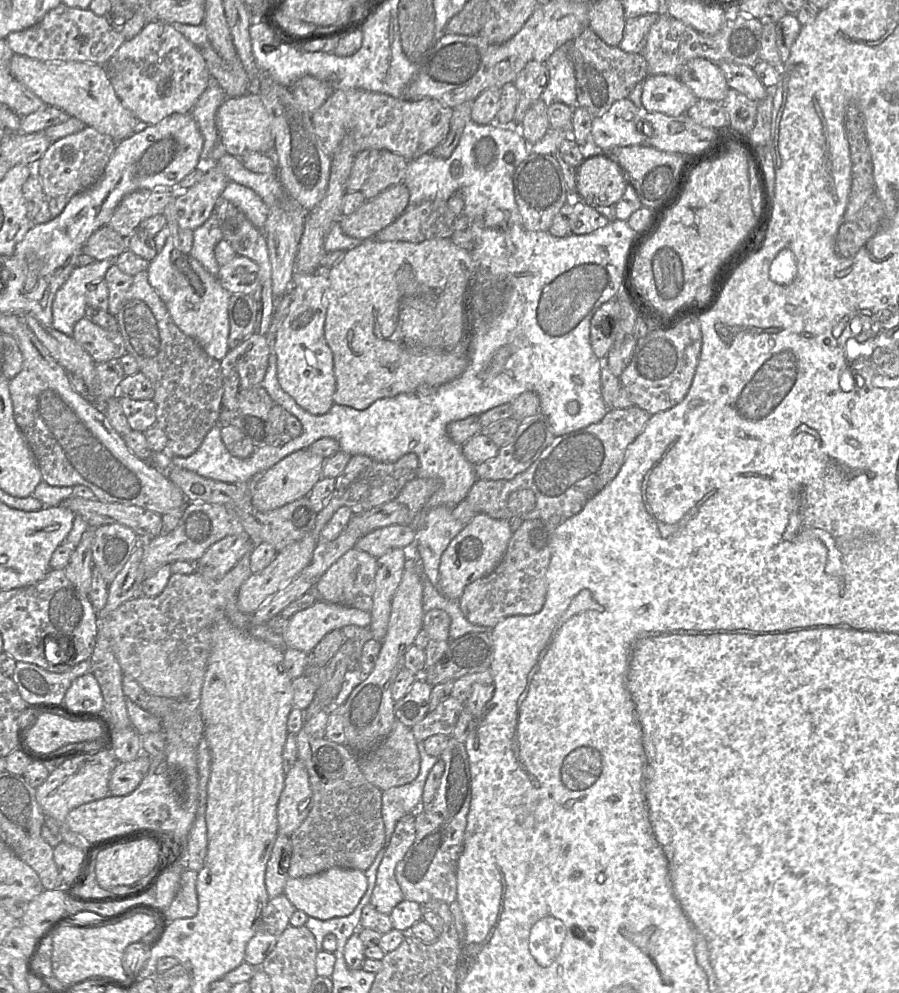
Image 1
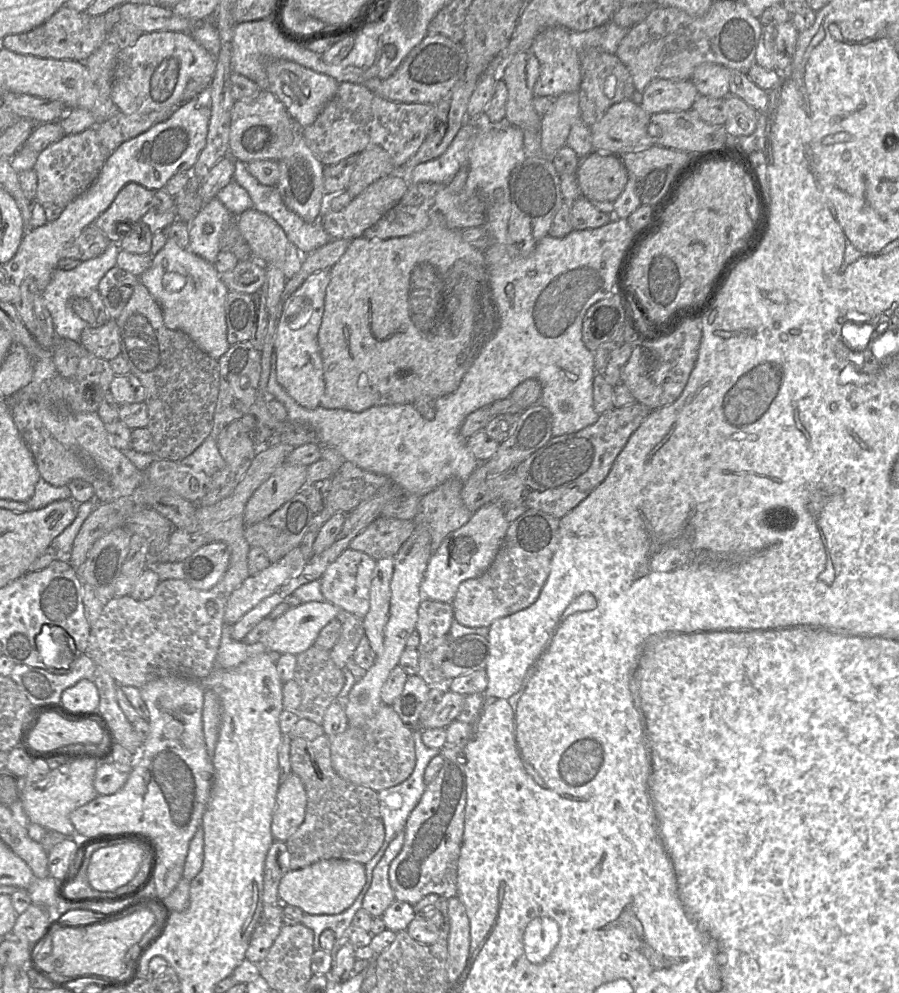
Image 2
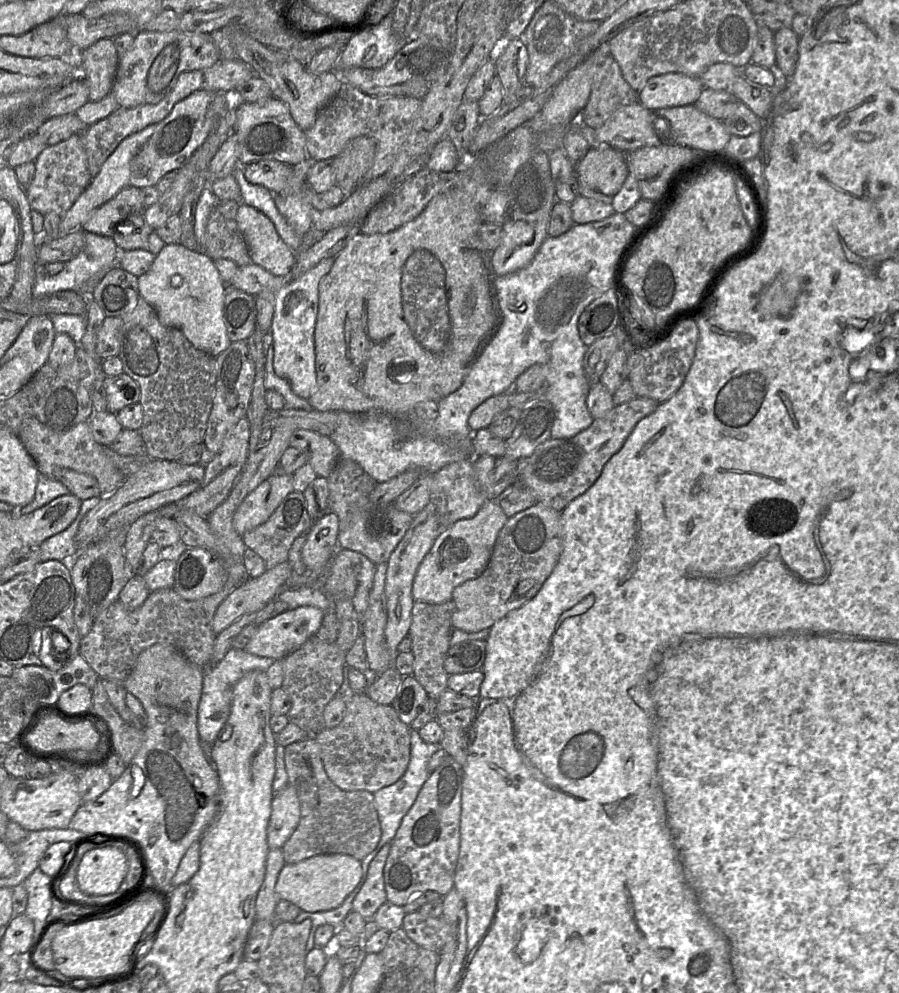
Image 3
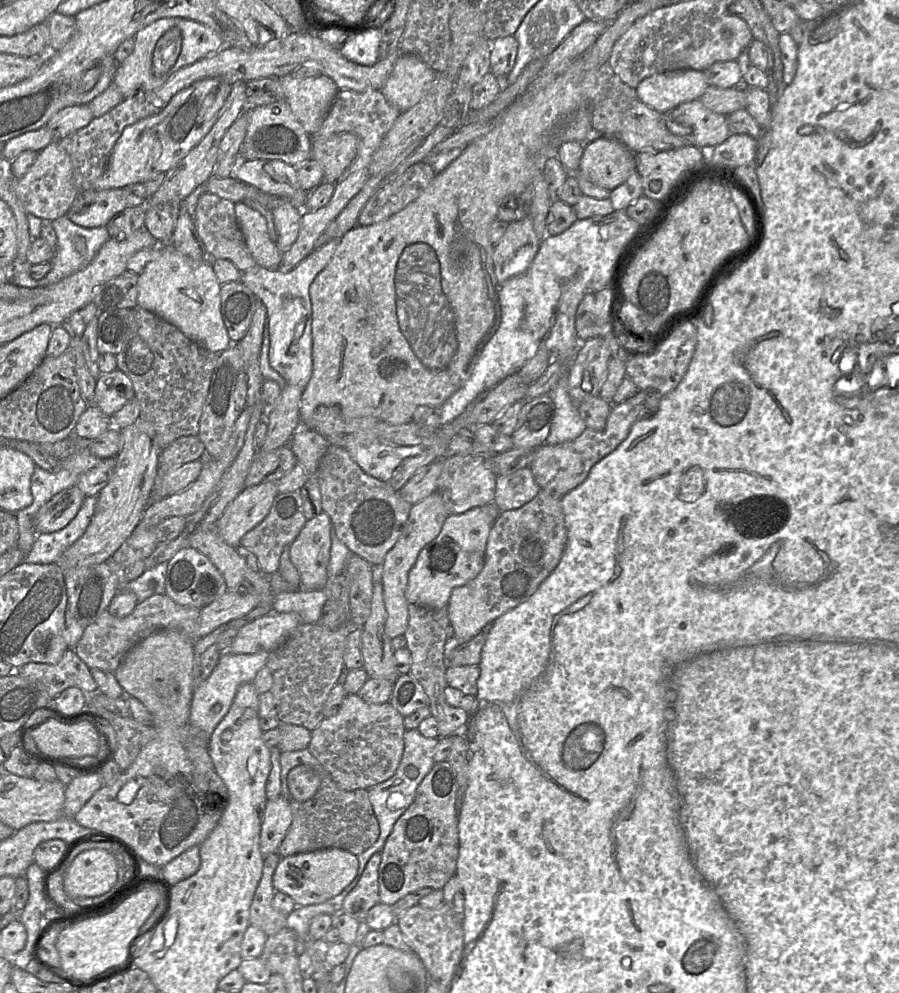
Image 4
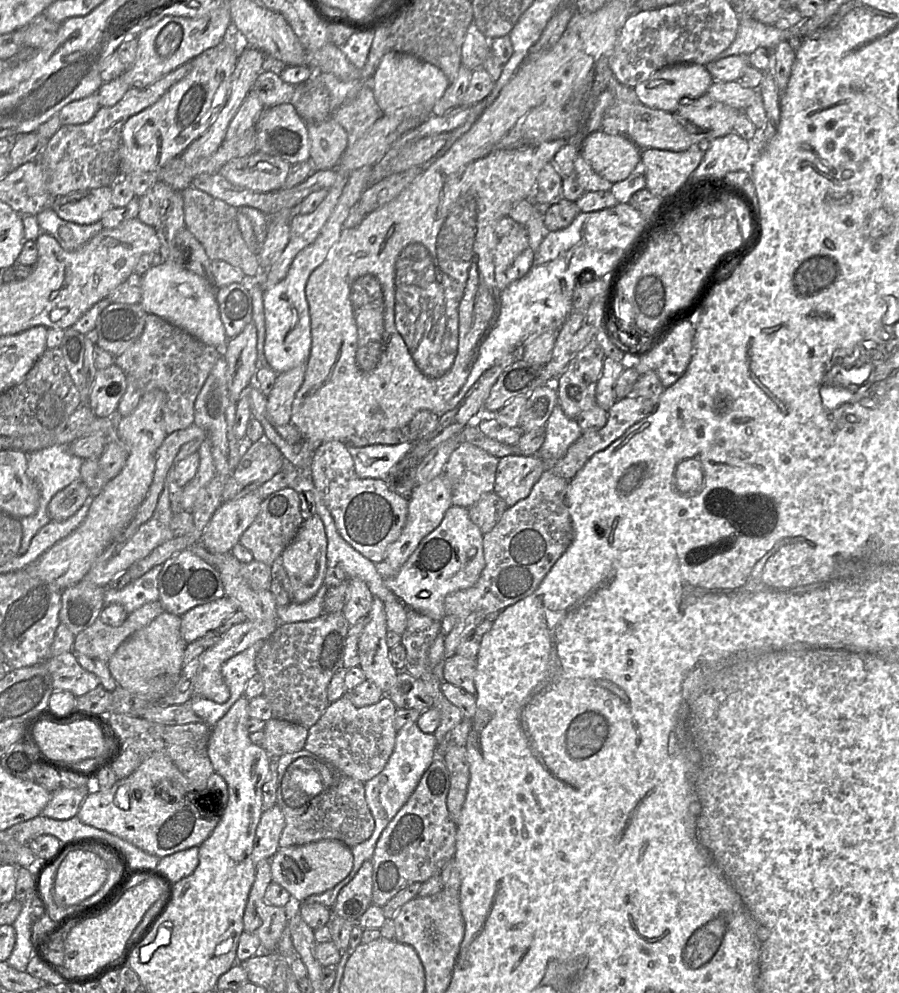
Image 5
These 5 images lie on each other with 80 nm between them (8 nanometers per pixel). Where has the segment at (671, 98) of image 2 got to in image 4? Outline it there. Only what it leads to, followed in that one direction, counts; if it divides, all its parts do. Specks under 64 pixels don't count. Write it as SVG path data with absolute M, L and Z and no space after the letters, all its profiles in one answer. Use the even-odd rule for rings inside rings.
M677 69L655 73L635 88L639 101L661 112L699 99L709 86L704 71Z

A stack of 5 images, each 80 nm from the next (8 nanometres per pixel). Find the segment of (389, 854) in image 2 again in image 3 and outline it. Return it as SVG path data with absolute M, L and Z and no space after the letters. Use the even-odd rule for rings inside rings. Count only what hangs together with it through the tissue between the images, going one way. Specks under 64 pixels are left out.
M391 842L386 843L370 862L366 880L353 900L352 910L365 919L373 918L379 907L387 902L383 871L390 848Z

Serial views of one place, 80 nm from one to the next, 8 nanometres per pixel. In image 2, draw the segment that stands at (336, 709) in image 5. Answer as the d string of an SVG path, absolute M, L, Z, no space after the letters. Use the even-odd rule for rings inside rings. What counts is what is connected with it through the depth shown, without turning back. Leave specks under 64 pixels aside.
M383 705L364 725L349 725L343 733L328 738L332 766L336 773L346 781L376 792L404 782L415 768L413 729L403 723L392 705Z

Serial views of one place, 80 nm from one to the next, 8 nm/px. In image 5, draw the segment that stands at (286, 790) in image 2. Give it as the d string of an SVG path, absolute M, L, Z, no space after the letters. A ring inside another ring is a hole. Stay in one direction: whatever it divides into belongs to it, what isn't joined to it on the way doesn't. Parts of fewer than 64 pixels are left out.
M278 805L264 811L260 817L260 821L256 828L254 846L252 851L252 860L255 865L258 865L262 860L270 860L279 849L279 840L281 833L285 827L285 818Z

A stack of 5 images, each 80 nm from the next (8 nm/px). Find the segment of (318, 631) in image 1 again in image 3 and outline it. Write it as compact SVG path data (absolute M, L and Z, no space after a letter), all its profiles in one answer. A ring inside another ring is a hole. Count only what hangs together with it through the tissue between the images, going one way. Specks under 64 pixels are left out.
M314 606L284 611L261 623L244 650L261 657L282 659L316 635L324 613Z

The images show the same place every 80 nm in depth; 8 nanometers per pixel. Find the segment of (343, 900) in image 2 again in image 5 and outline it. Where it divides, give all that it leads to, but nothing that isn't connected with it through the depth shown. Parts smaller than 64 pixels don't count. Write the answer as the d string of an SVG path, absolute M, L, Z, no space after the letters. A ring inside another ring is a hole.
M321 840L305 845L280 848L270 859L272 881L286 889L293 901L302 903L311 895L335 887L351 872L354 858L351 848L338 840Z

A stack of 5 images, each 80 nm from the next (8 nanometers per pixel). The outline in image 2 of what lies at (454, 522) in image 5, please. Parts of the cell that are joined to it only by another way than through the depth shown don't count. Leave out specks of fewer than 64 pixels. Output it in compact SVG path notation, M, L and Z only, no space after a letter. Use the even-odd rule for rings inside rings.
M491 502L474 512L465 525L447 535L428 561L420 586L423 599L452 602L463 581L479 577L490 567L503 543L508 526L502 507Z

